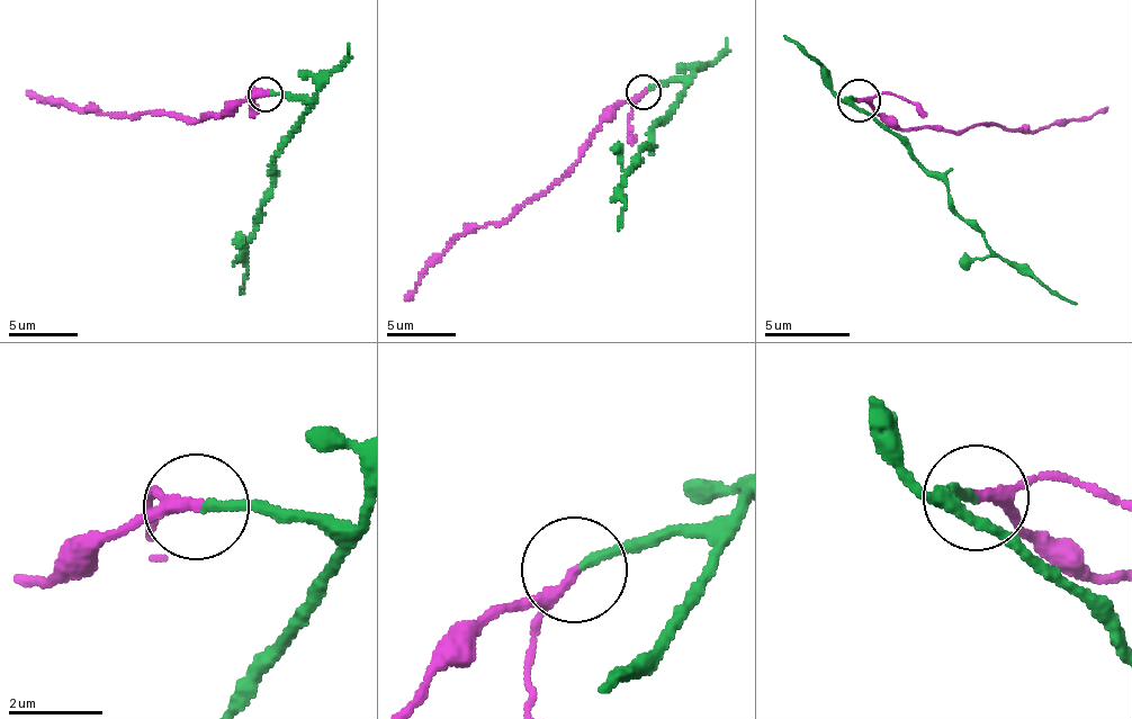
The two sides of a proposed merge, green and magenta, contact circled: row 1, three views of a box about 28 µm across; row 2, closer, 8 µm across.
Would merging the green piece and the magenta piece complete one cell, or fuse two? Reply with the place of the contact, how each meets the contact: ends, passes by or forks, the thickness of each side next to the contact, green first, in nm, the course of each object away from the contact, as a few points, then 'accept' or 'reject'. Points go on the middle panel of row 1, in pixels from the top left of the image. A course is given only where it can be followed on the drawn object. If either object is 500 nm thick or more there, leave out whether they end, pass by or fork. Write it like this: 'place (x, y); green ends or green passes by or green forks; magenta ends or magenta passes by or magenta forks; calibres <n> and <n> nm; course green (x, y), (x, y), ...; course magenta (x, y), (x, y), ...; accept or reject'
place (644, 91); green ends; magenta passes by; calibres 200 and 190 nm; course green (646, 92), (677, 81), (684, 86), (674, 113), (653, 128), (649, 145), (621, 179), (625, 209), (618, 230); course magenta (643, 92), (601, 123), (566, 171), (545, 191), (500, 223), (458, 234), (405, 299); accept

